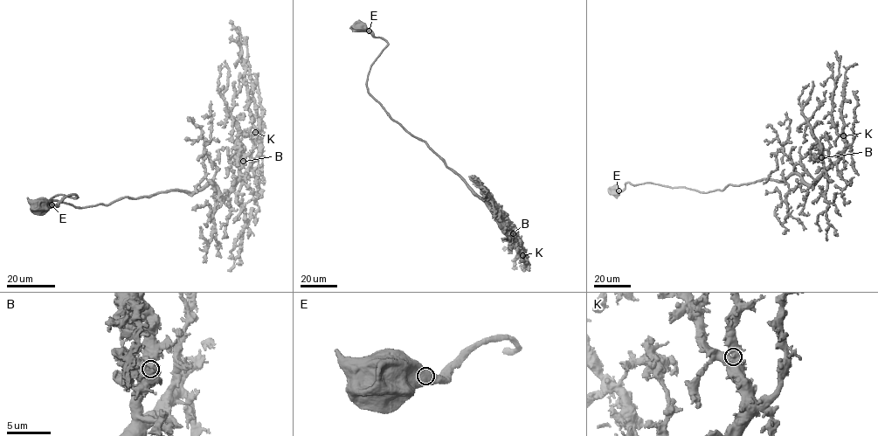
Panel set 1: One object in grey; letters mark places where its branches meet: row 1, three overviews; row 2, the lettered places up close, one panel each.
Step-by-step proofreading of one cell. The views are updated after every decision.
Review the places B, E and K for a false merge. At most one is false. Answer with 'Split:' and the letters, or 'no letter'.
Split: B

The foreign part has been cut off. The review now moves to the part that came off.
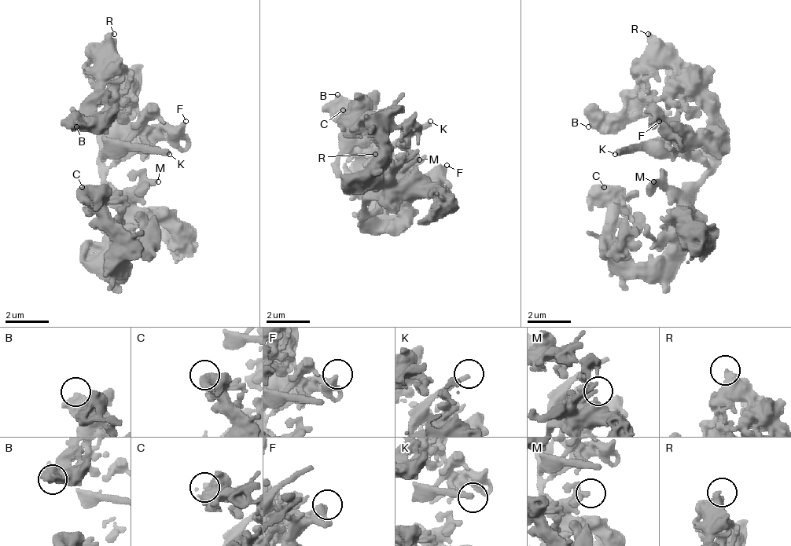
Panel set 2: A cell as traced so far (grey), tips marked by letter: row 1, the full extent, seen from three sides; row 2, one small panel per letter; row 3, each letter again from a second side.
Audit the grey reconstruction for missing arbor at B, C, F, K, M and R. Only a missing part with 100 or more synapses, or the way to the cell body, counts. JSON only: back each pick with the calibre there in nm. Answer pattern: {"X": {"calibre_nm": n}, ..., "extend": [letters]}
{"K": {"calibre_nm": 280}, "extend": ["K"]}

